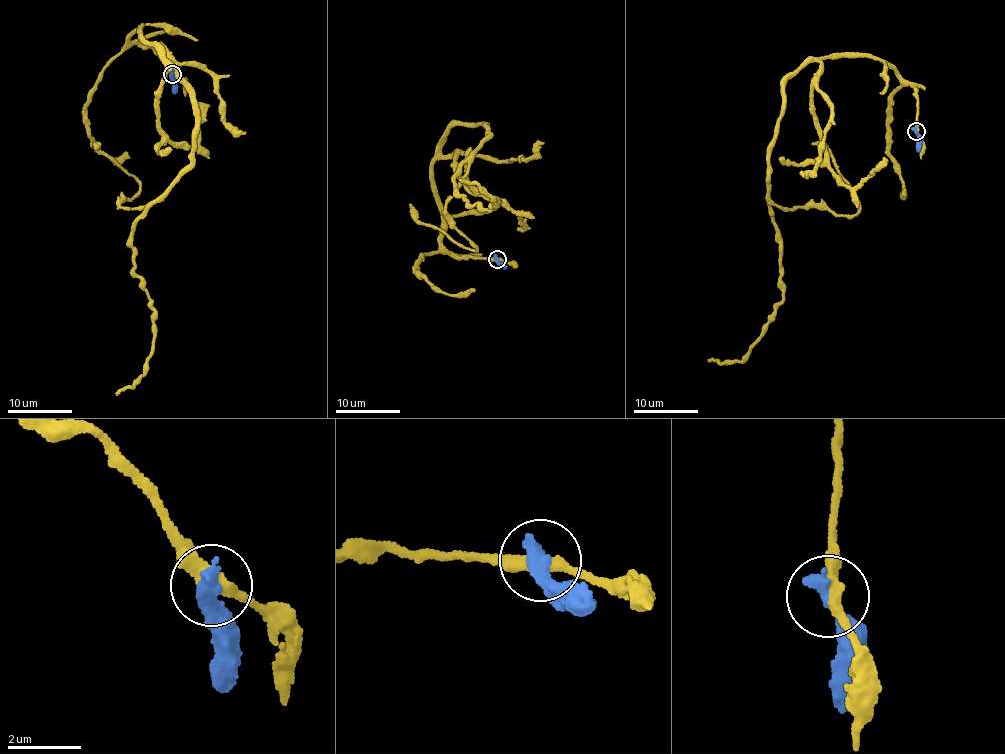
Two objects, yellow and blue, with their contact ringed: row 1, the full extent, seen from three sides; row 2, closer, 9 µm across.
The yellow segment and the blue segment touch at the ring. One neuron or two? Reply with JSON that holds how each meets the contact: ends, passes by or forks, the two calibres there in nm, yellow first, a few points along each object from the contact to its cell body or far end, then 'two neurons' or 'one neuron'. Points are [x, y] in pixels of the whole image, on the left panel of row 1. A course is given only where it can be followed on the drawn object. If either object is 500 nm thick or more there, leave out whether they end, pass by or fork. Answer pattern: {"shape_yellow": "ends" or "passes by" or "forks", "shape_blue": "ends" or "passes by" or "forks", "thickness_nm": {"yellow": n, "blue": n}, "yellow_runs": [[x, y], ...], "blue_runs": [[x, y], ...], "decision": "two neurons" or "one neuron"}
{"shape_yellow": "passes by", "shape_blue": "ends", "thickness_nm": {"yellow": 340, "blue": 440}, "yellow_runs": [[172, 74], [129, 40], [138, 26], [195, 127], [192, 166], [133, 226], [155, 338], [115, 393]], "blue_runs": [[172, 74], [175, 92]], "decision": "two neurons"}

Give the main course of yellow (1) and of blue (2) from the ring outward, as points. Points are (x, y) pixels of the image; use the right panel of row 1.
1: (915, 131), (916, 95), (878, 58), (820, 57), (789, 76), (765, 199), (783, 297), (746, 357), (708, 359)
2: (915, 131), (919, 151)

